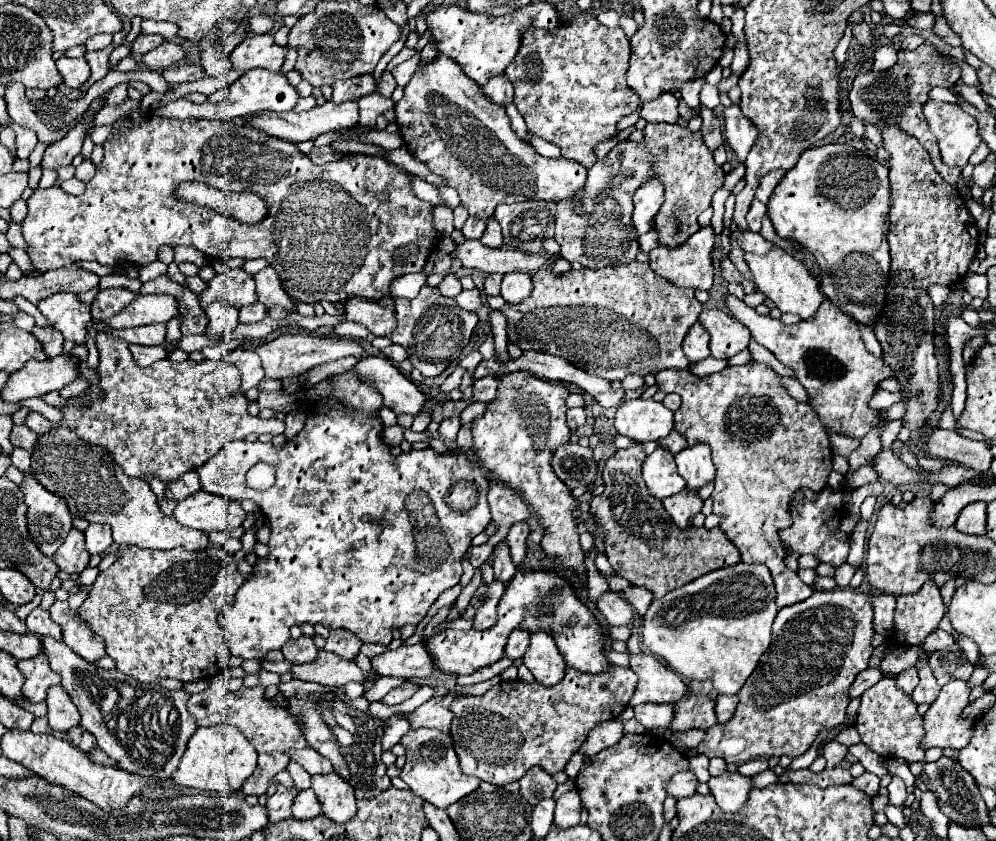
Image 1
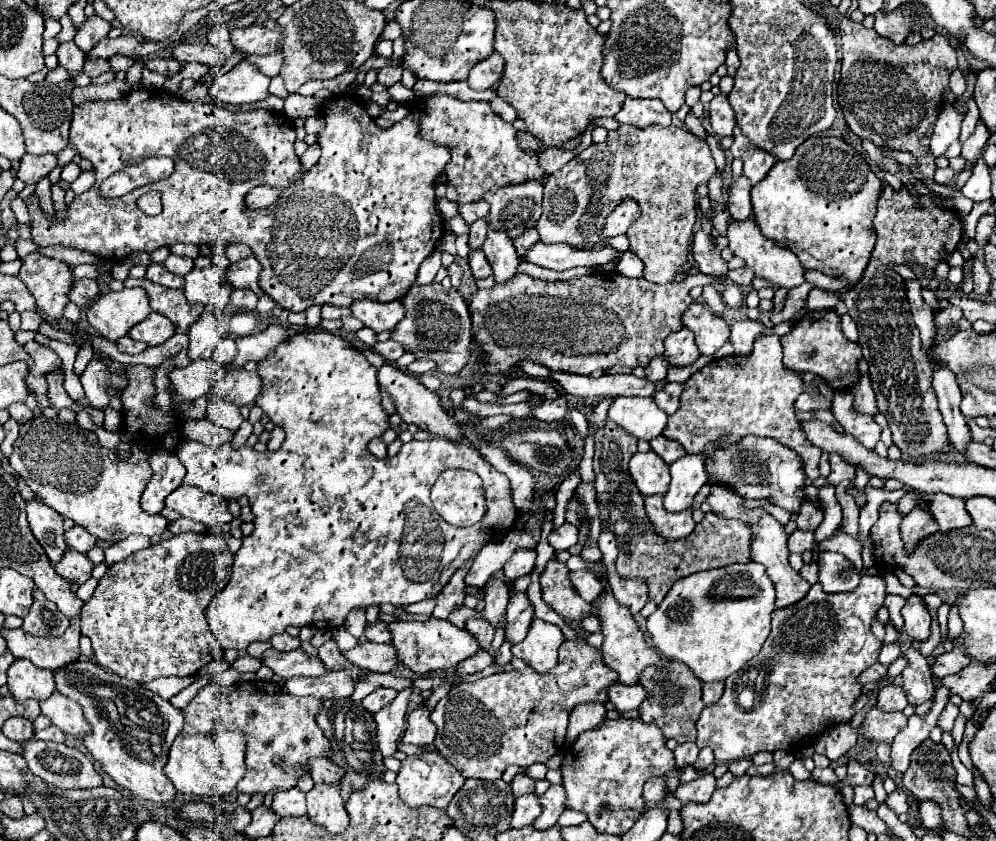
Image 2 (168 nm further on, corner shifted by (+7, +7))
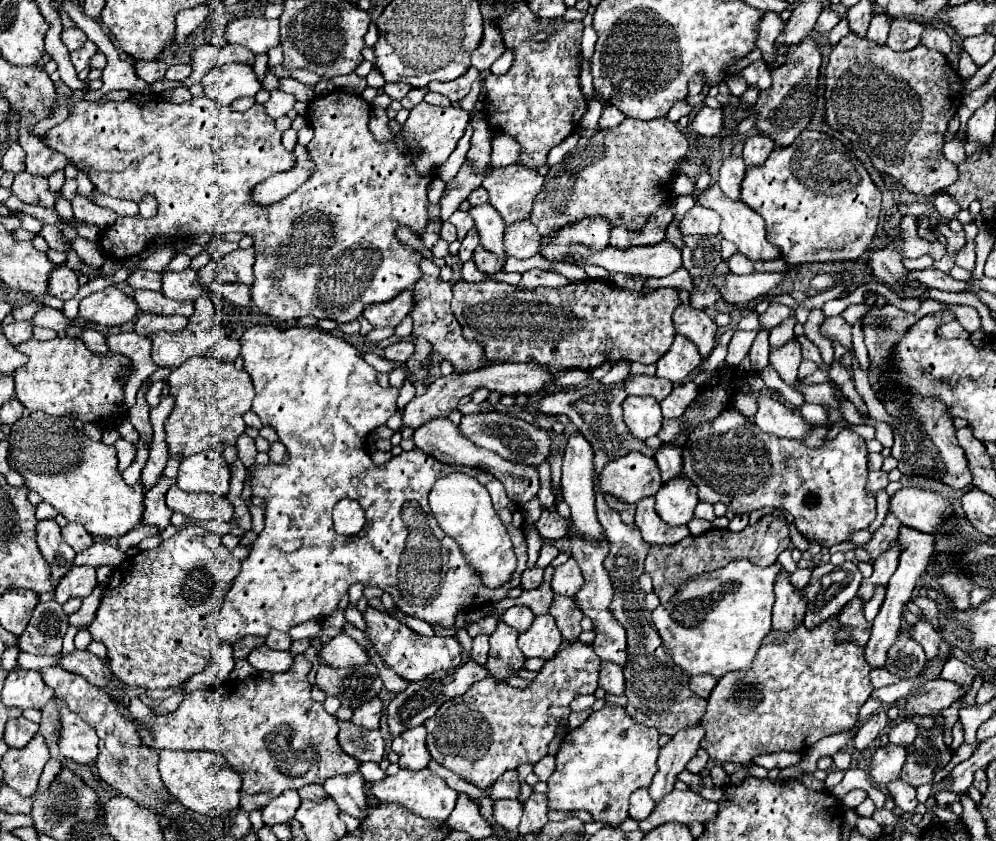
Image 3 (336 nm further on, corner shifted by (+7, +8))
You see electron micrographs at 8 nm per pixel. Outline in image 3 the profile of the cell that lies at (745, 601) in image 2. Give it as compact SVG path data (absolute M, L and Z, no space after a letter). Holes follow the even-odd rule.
M734 560L716 572L690 576L666 604L660 604L652 612L654 628L660 634L664 646L670 650L672 660L690 676L712 674L716 678L724 676L726 672L752 666L764 636L772 630L770 612L774 606L774 582L780 570L782 566L778 562L768 568L760 568L748 560Z

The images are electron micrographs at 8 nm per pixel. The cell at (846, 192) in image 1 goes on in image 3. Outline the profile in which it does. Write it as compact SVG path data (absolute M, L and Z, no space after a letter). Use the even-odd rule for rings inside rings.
M804 130L790 148L776 148L772 156L768 156L764 168L748 168L742 182L742 202L766 220L768 242L778 246L782 258L792 266L828 260L858 260L870 248L880 214L880 190L862 162L846 150L840 140L816 130Z

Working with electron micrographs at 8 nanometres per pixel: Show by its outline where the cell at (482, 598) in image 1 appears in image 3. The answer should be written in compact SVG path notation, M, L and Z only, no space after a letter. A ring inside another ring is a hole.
M480 634L474 638L474 646L472 646L472 658L478 664L486 664L488 660L488 636Z

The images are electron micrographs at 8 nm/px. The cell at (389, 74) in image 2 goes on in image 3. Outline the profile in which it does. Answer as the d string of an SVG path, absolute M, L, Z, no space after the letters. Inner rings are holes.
M386 82L386 84L384 84L384 92L386 92L392 100L402 100L402 98L408 94L410 88L412 88L412 86L410 86L410 84L404 84L404 82Z

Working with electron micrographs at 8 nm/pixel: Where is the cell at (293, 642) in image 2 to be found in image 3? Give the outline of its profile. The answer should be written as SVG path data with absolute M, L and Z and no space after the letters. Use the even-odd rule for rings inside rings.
M270 632L266 638L266 646L274 648L274 650L290 650L292 638L290 638L290 634L284 634L284 632Z

